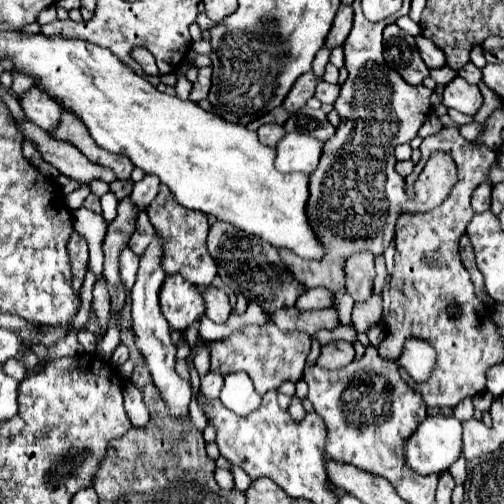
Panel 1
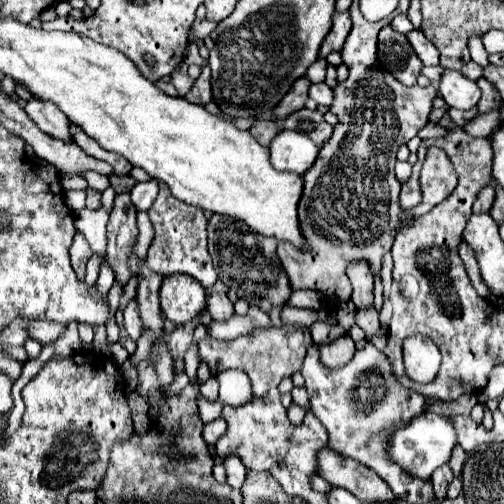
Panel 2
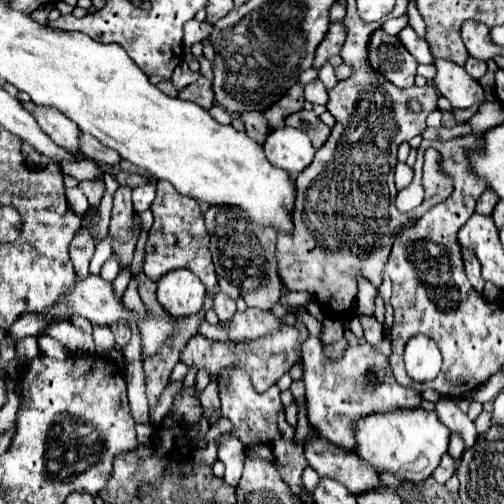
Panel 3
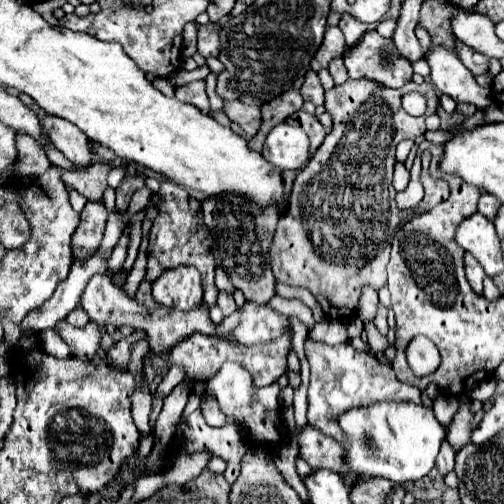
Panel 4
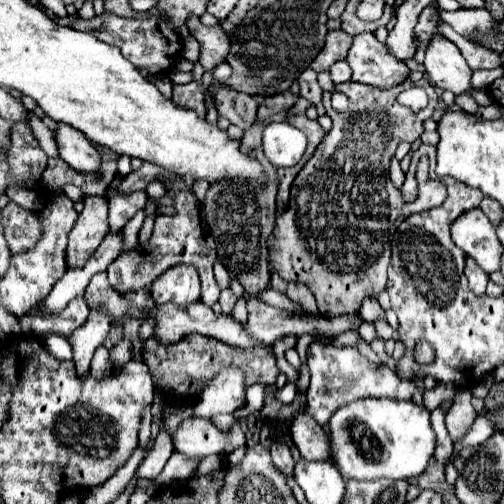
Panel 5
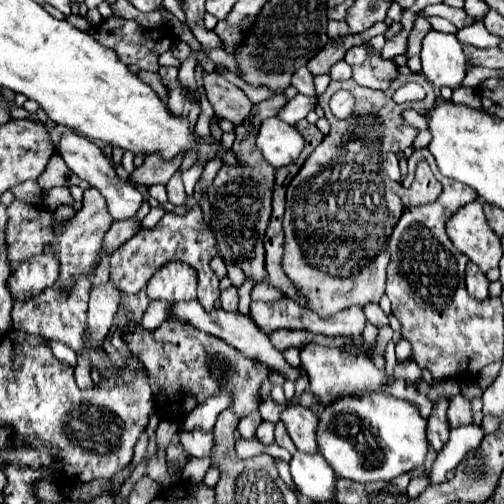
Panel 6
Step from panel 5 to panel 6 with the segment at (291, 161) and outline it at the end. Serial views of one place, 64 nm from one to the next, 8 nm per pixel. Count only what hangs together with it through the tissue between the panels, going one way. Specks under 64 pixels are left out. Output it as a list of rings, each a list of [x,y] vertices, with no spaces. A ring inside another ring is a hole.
[[[268,118],[260,126],[256,144],[262,150],[264,158],[274,168],[280,168],[292,164],[300,156],[304,148],[304,138],[294,126],[282,122],[280,118]]]

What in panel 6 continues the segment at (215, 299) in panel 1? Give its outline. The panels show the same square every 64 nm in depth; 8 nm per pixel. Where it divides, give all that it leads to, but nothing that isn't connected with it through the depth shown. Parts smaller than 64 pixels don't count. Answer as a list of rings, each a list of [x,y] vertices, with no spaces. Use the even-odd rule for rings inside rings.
[[[228,288],[220,294],[220,302],[222,302],[222,308],[226,312],[236,312],[236,306],[238,306],[238,292],[236,288]]]

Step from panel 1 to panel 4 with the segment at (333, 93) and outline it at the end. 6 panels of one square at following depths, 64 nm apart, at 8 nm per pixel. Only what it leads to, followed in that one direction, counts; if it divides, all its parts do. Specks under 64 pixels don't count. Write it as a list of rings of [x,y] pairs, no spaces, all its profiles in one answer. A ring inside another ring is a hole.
[[[312,70],[306,74],[306,82],[302,84],[300,92],[302,92],[304,100],[310,100],[316,106],[318,104],[324,104],[324,88],[320,84],[320,78]]]

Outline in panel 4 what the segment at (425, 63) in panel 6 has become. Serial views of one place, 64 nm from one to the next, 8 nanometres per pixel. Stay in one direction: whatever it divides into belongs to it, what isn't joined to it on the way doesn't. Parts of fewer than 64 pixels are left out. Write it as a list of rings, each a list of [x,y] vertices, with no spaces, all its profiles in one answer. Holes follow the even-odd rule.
[[[434,48],[428,52],[428,64],[432,68],[432,84],[454,102],[474,104],[478,110],[493,103],[490,87],[478,86],[472,72],[464,68],[460,58],[446,48]]]

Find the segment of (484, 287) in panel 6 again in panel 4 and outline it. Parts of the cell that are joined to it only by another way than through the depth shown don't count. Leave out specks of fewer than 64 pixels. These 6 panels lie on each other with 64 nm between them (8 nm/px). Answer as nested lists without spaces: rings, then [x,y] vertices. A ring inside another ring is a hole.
[[[468,252],[464,254],[464,264],[466,264],[466,278],[468,278],[472,290],[474,290],[476,294],[482,294],[482,280],[486,278],[484,270],[480,268],[478,260],[476,260],[472,254],[468,254]]]

